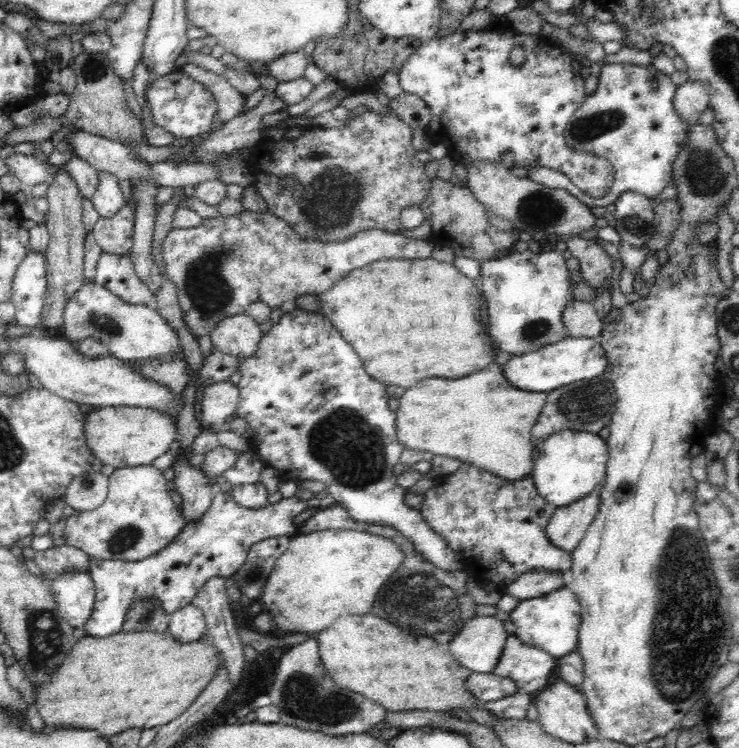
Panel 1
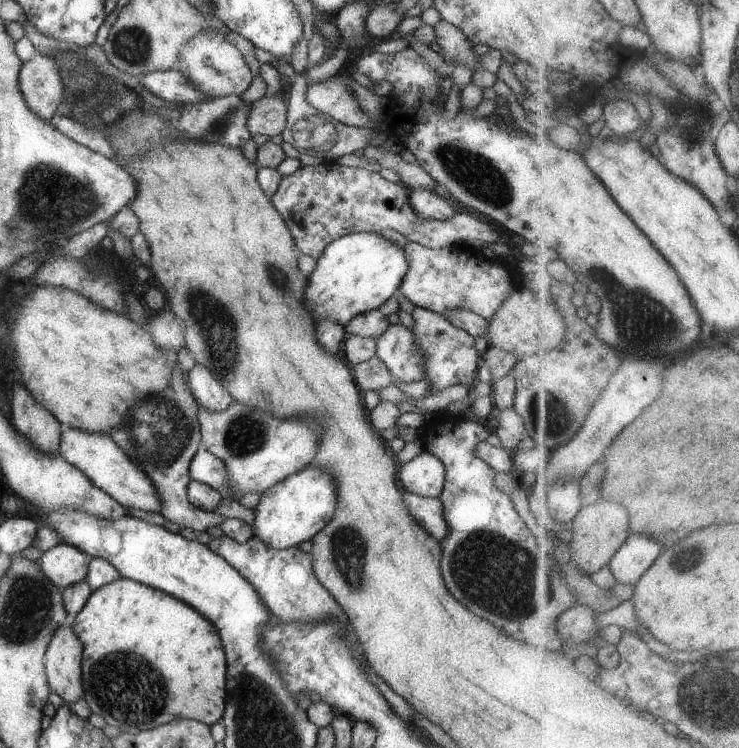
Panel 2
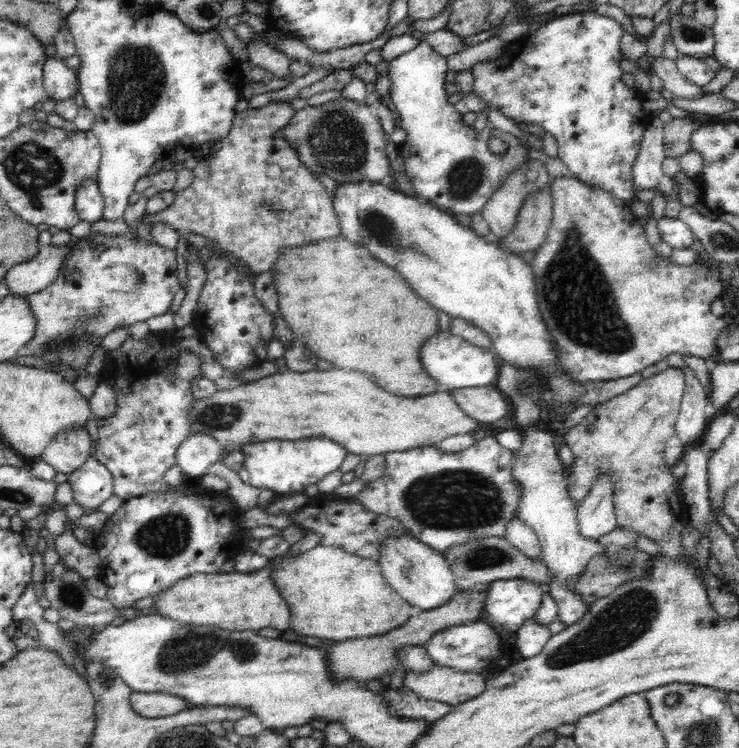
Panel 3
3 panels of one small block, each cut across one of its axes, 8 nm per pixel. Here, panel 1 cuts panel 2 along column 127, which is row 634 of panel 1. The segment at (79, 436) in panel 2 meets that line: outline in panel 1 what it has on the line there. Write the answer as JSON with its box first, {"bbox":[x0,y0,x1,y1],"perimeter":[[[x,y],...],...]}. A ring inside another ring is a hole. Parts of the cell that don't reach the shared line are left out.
{"bbox":[447,616,509,673],"perimeter":[[[495,616],[470,618],[447,642],[452,656],[471,672],[492,673],[509,635],[504,624]]]}

